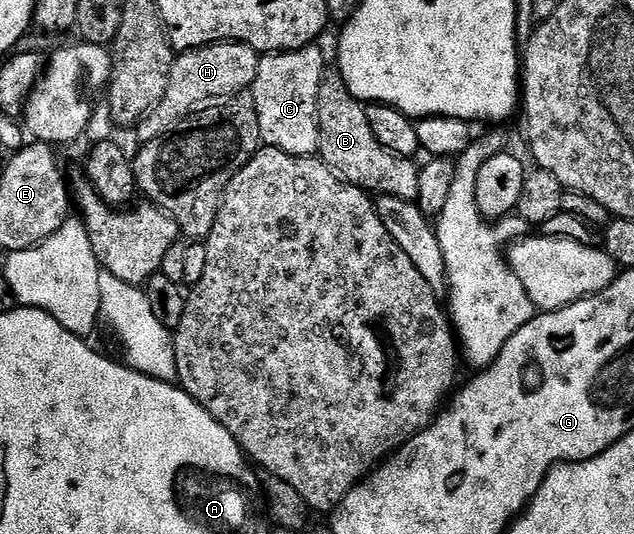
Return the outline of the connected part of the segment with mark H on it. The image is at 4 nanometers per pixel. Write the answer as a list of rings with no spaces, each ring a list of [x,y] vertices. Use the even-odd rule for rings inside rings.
[[[224,42],[221,44],[206,44],[200,48],[191,48],[188,52],[178,53],[171,61],[171,75],[167,78],[167,89],[163,95],[163,100],[159,107],[154,109],[153,114],[138,125],[140,141],[146,142],[162,136],[168,128],[179,123],[184,116],[191,115],[192,112],[210,105],[212,102],[219,102],[222,96],[231,96],[234,92],[250,89],[255,80],[255,74],[259,69],[260,53],[247,44],[236,44],[234,42]]]

